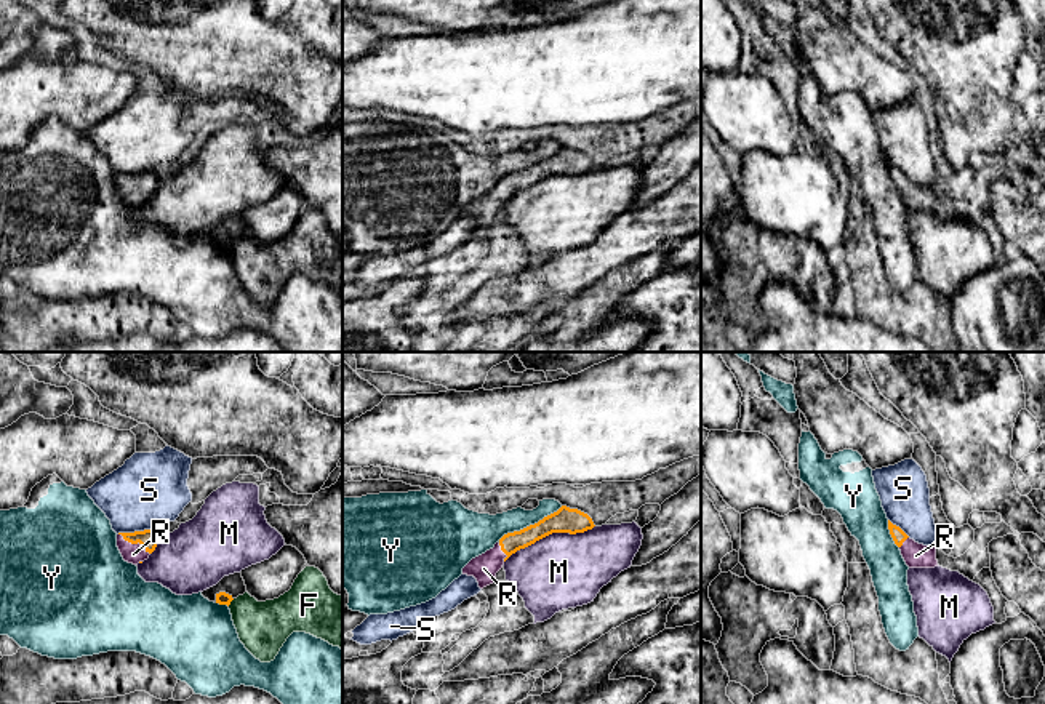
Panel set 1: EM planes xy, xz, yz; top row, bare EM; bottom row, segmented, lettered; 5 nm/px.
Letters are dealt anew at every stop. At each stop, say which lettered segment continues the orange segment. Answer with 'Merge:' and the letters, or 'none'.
Merge: R

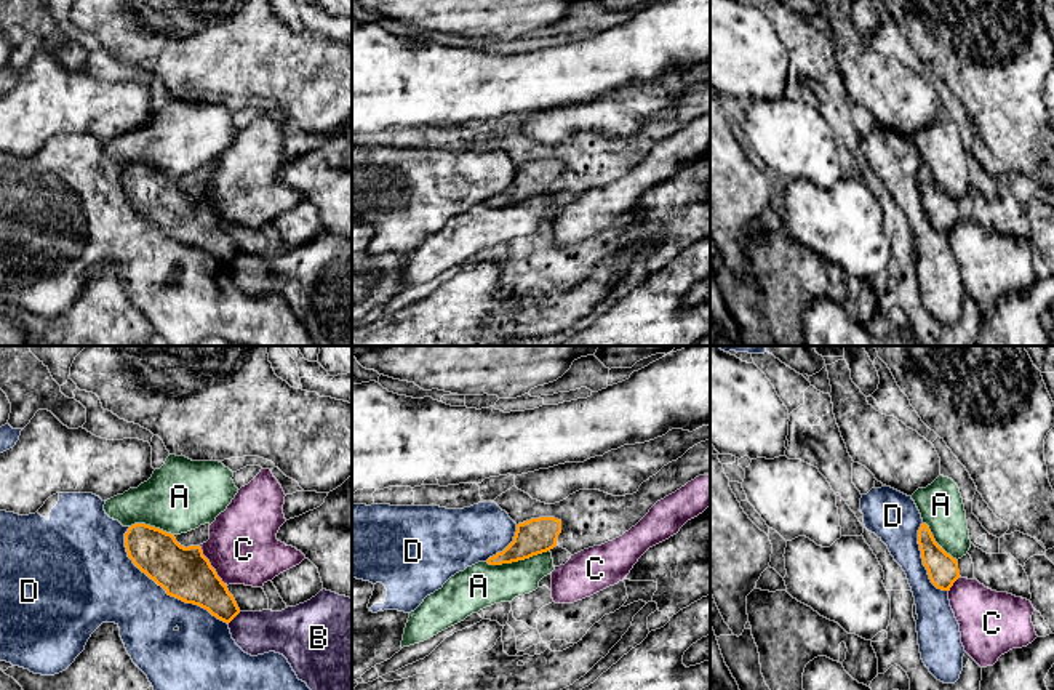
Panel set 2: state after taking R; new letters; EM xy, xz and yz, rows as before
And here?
Merge: none

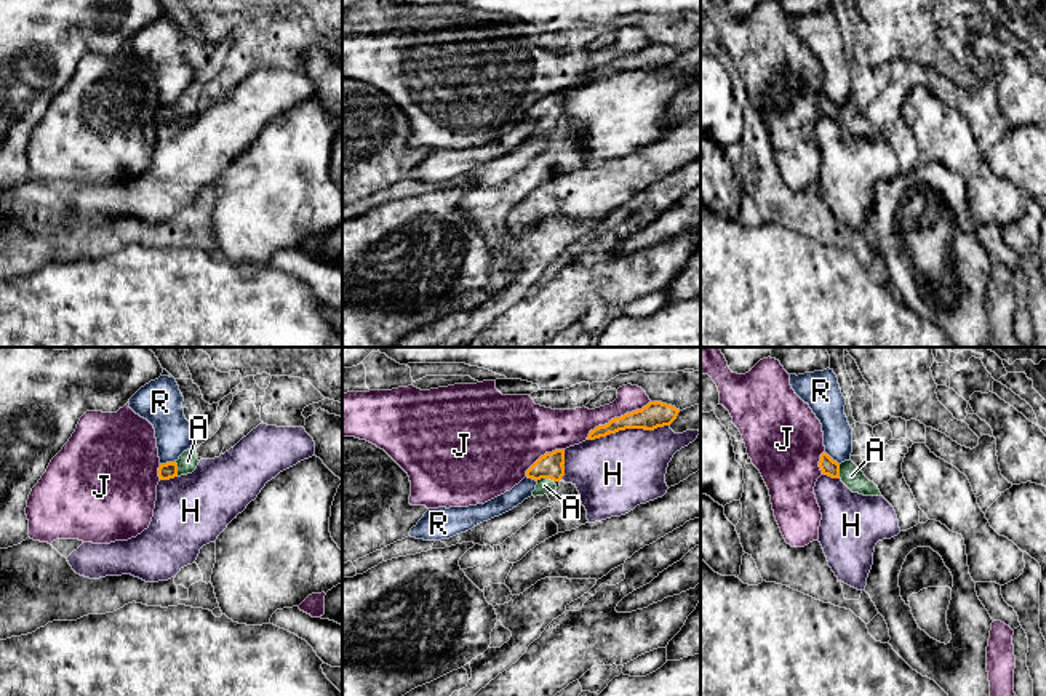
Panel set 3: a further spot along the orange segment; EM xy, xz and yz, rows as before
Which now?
Merge: A

